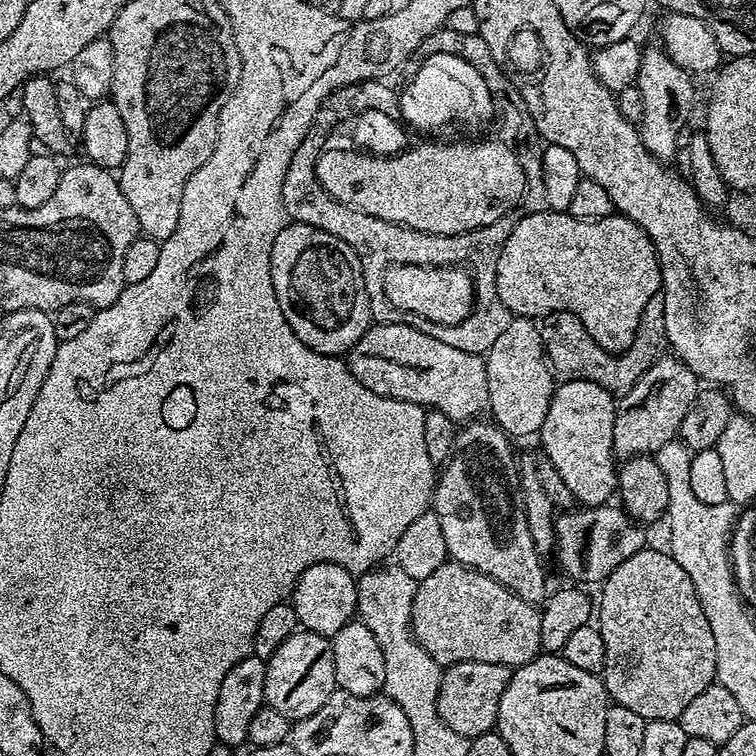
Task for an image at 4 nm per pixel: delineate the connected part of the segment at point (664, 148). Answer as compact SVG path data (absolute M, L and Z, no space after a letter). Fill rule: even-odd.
M663 47L643 49L642 66L634 87L642 94L642 118L639 121L640 137L659 160L672 162L678 151L675 146L676 133L689 123L688 115L692 112L692 103L696 100L696 84L693 73L679 68Z

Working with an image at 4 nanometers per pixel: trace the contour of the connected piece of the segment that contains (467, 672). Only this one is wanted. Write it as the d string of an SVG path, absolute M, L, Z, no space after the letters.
M458 662L447 665L440 673L436 703L438 718L442 718L442 722L454 730L454 734L469 738L493 731L498 719L498 706L512 674L513 669L494 662Z

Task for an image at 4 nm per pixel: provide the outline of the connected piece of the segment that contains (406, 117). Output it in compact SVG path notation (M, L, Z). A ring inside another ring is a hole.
M434 53L425 55L412 81L399 93L400 116L405 125L440 128L451 120L488 120L492 116L494 93L487 88L482 74L464 60L463 55Z

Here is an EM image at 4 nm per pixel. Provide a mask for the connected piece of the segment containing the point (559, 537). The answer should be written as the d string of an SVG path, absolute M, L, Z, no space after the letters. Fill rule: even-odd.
M612 502L588 506L583 510L568 510L556 517L554 558L572 579L569 581L579 582L584 586L599 585L611 572L618 570L618 566L626 562L626 558L638 554L646 547L643 531L645 529L623 507Z

